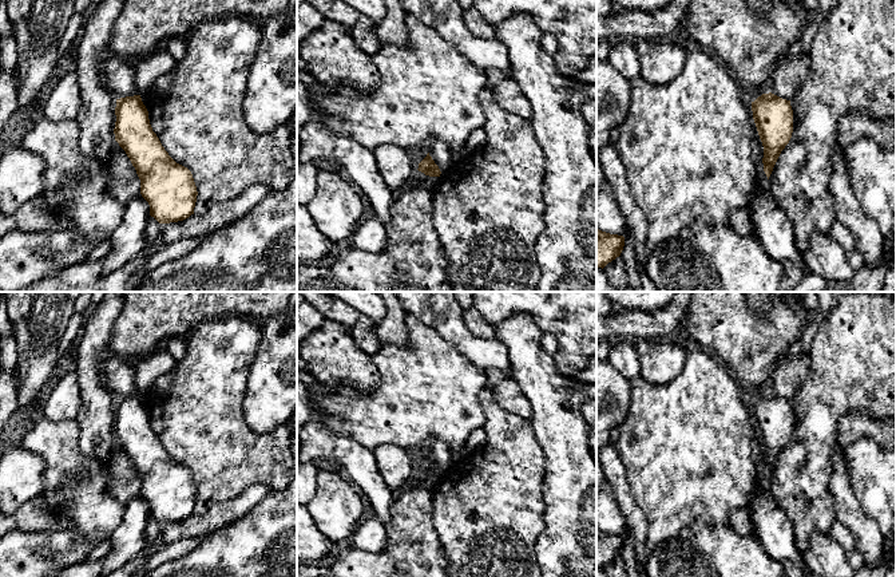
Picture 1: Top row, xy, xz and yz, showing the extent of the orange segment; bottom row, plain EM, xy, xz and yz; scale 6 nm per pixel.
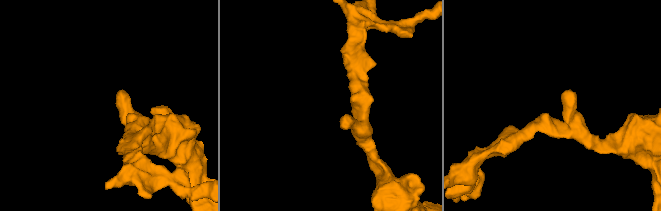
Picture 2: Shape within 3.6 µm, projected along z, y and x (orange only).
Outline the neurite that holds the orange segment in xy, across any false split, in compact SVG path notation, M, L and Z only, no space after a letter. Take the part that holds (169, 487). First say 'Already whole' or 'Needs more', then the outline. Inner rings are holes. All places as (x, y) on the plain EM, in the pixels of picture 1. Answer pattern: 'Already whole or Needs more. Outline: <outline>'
Already whole. Outline: M140 395L116 399L115 415L115 440L136 470L150 515L170 523L194 514L198 491L193 474L162 446Z

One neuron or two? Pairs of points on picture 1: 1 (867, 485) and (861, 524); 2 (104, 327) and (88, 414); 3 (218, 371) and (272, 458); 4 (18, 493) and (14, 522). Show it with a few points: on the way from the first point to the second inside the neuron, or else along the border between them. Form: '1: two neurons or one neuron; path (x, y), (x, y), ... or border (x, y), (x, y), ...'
1: two neurons; border (851, 481), (860, 508), (876, 522), (881, 534)
2: one neuron; path (92, 348), (91, 392)
3: one neuron; path (218, 394), (218, 411), (249, 442)
4: two neurons; border (35, 498), (23, 504), (14, 513)

